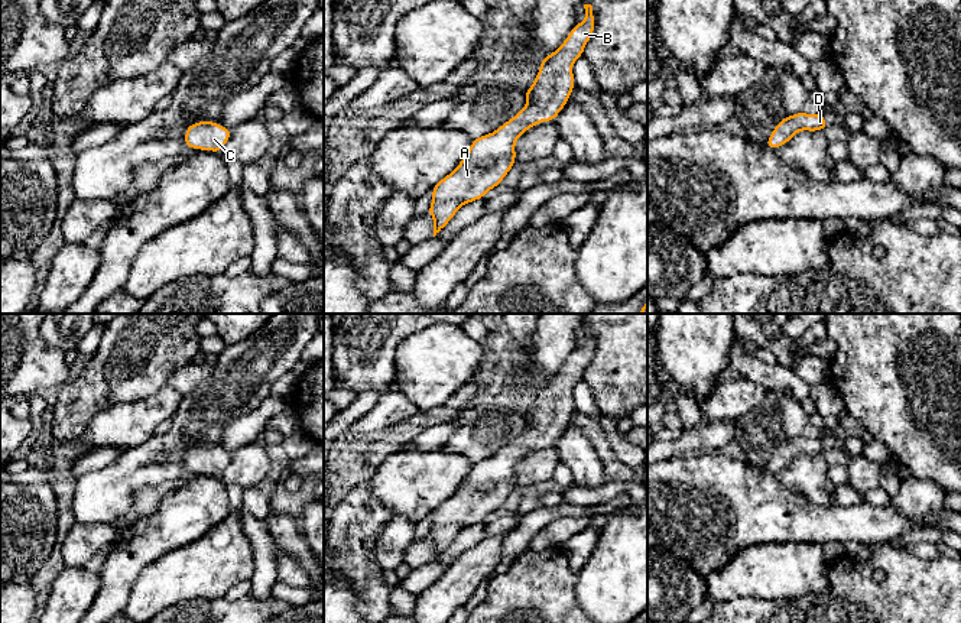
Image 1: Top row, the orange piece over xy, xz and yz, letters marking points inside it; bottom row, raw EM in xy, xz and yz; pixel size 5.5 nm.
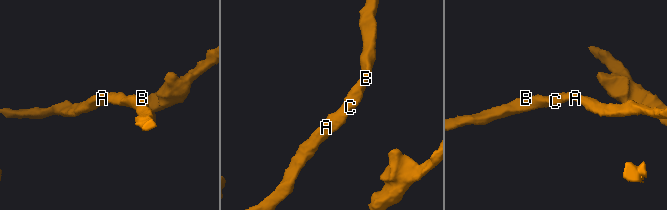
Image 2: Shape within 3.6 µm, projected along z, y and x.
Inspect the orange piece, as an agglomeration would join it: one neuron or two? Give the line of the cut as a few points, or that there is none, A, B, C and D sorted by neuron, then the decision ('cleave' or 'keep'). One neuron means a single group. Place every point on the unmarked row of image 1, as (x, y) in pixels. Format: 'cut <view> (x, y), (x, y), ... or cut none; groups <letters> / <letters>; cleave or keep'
cut none; groups A B C D; keep

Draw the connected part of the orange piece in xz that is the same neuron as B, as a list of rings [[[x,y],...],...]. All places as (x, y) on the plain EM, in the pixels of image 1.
[[[584,328],[584,332],[587,337],[585,343],[577,347],[556,374],[540,384],[540,392],[533,408],[525,415],[526,429],[493,457],[474,463],[458,490],[432,512],[432,526],[428,536],[434,542],[434,561],[462,529],[484,522],[490,513],[500,509],[503,502],[514,490],[514,467],[517,463],[538,447],[555,444],[568,426],[575,411],[572,389],[584,379],[585,367],[594,357],[592,330]]]

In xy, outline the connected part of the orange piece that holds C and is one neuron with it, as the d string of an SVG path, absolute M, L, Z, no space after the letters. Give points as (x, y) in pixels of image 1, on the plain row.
M197 445L186 451L185 470L199 474L221 476L231 460L231 454L215 445Z

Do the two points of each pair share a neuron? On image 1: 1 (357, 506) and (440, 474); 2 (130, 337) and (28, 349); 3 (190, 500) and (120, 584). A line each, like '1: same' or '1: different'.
1: different
2: different
3: same

